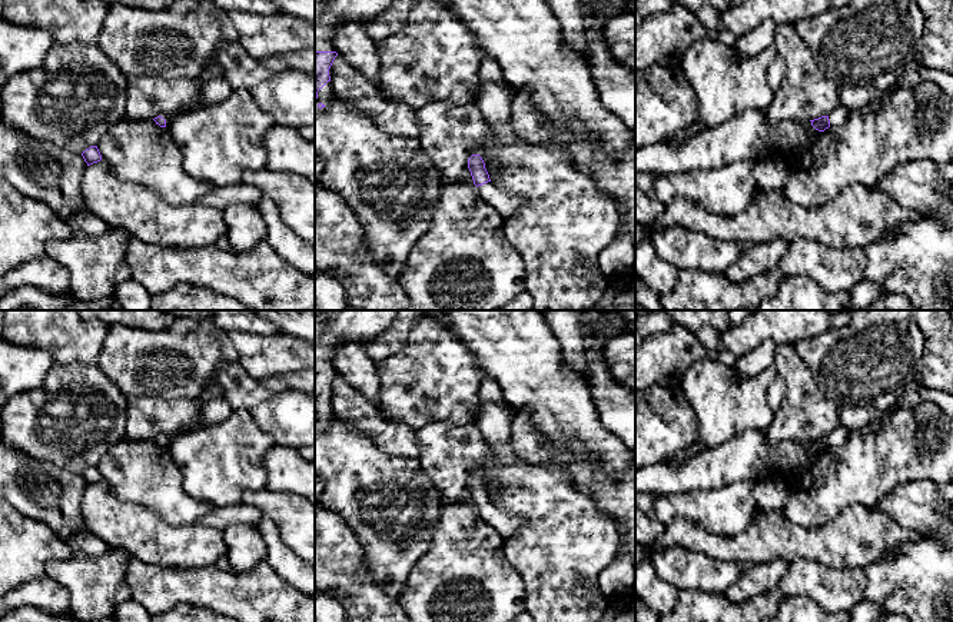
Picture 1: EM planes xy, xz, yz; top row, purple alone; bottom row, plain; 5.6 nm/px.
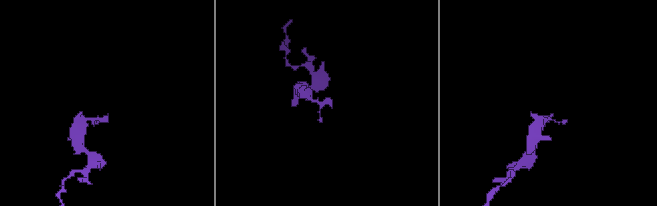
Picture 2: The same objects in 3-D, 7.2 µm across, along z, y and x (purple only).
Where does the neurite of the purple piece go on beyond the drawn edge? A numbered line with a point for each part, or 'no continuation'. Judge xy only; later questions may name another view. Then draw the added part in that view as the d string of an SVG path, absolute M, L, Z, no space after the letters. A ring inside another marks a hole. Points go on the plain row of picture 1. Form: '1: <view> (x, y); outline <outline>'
1: xy (216, 409); outline M223 396L213 398L205 403L197 420L192 426L180 430L177 435L163 433L160 436L166 440L166 448L169 448L169 445L177 436L192 432L195 429L213 426L213 425L228 419L232 415L232 412L233 412L232 406Z

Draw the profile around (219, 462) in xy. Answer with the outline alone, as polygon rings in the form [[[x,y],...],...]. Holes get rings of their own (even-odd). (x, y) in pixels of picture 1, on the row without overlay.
[[[233,410],[213,426],[177,436],[167,449],[183,473],[185,492],[215,508],[225,508],[240,505],[245,490],[266,489],[265,456],[275,445],[275,439],[256,425],[249,410]]]

